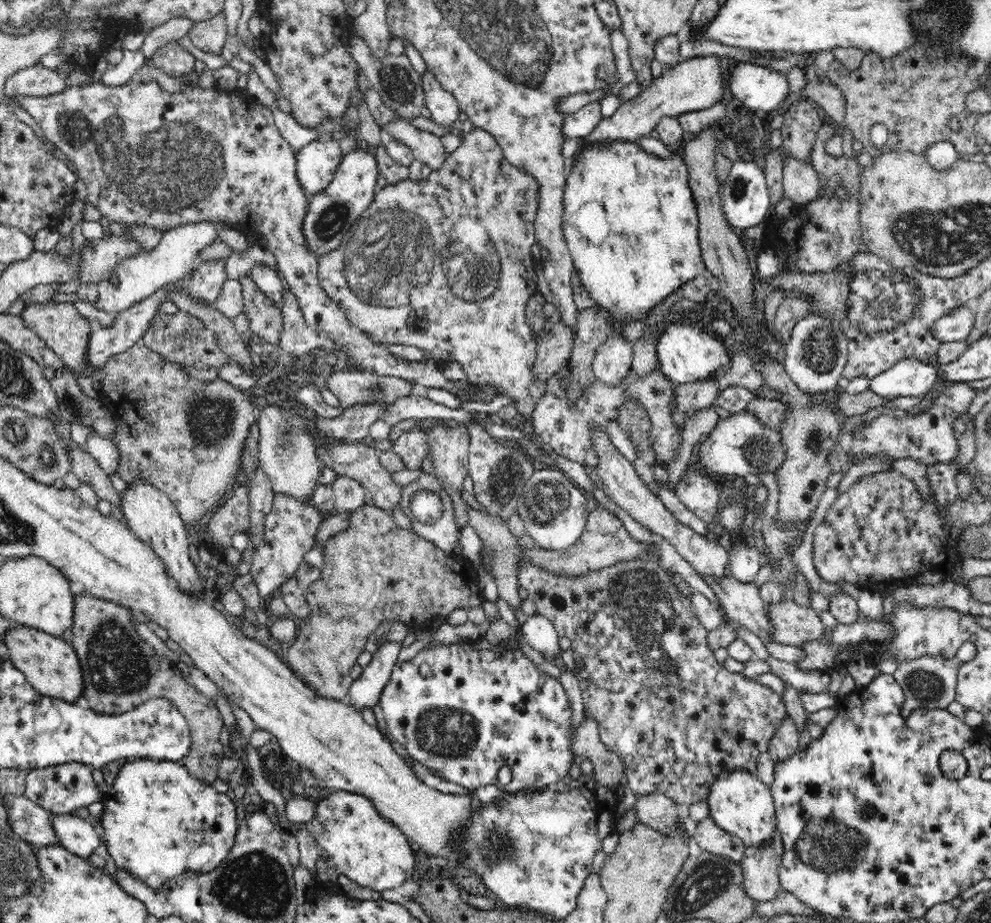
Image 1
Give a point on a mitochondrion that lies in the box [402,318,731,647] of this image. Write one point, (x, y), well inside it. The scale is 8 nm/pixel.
(547, 501)

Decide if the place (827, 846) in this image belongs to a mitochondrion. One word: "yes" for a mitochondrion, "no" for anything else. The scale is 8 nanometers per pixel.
yes

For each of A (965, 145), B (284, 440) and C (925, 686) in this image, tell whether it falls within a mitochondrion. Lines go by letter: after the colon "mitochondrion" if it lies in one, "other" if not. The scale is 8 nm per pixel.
A: other
B: mitochondrion
C: mitochondrion

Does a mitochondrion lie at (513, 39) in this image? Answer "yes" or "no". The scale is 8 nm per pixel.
yes

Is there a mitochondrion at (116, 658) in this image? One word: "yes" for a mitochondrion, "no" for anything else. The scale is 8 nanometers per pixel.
yes

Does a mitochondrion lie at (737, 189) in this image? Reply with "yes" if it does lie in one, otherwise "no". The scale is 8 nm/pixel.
yes

